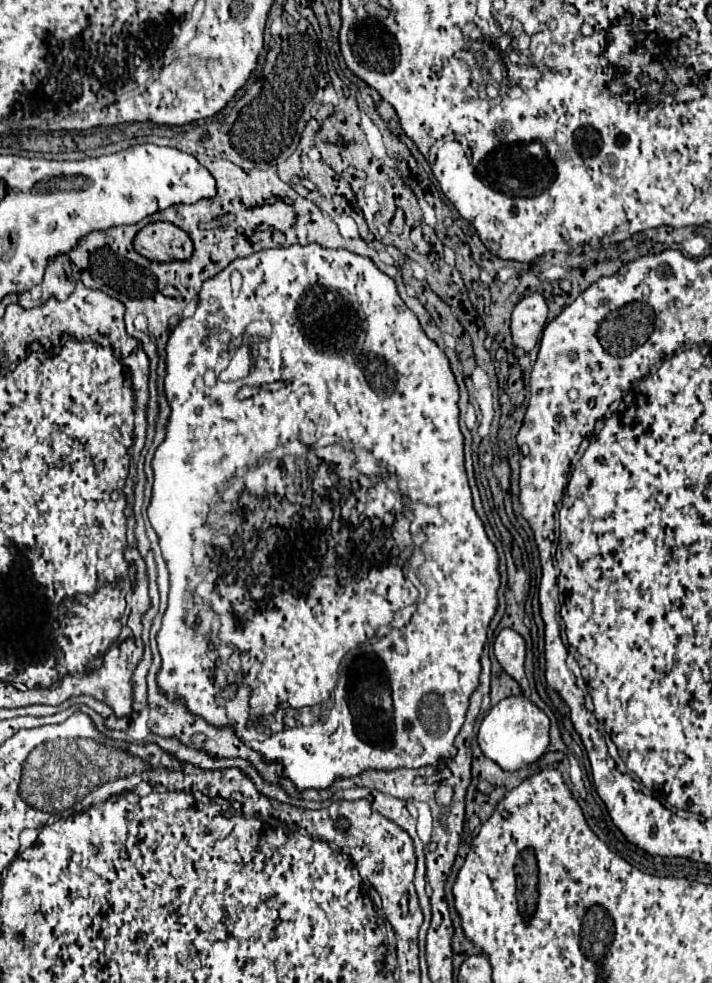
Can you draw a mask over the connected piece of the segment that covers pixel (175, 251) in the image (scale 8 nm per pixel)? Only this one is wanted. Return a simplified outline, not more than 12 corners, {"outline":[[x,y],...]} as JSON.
{"outline":[[153,222],[133,246],[151,262],[189,260],[189,234]]}

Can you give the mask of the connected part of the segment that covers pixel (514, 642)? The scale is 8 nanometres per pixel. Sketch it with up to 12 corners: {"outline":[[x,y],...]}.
{"outline":[[505,628],[495,640],[495,656],[503,670],[523,688],[525,640]]}

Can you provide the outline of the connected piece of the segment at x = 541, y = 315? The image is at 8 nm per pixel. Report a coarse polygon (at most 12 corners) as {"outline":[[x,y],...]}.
{"outline":[[543,294],[523,296],[511,316],[515,356],[541,338],[549,306]]}

